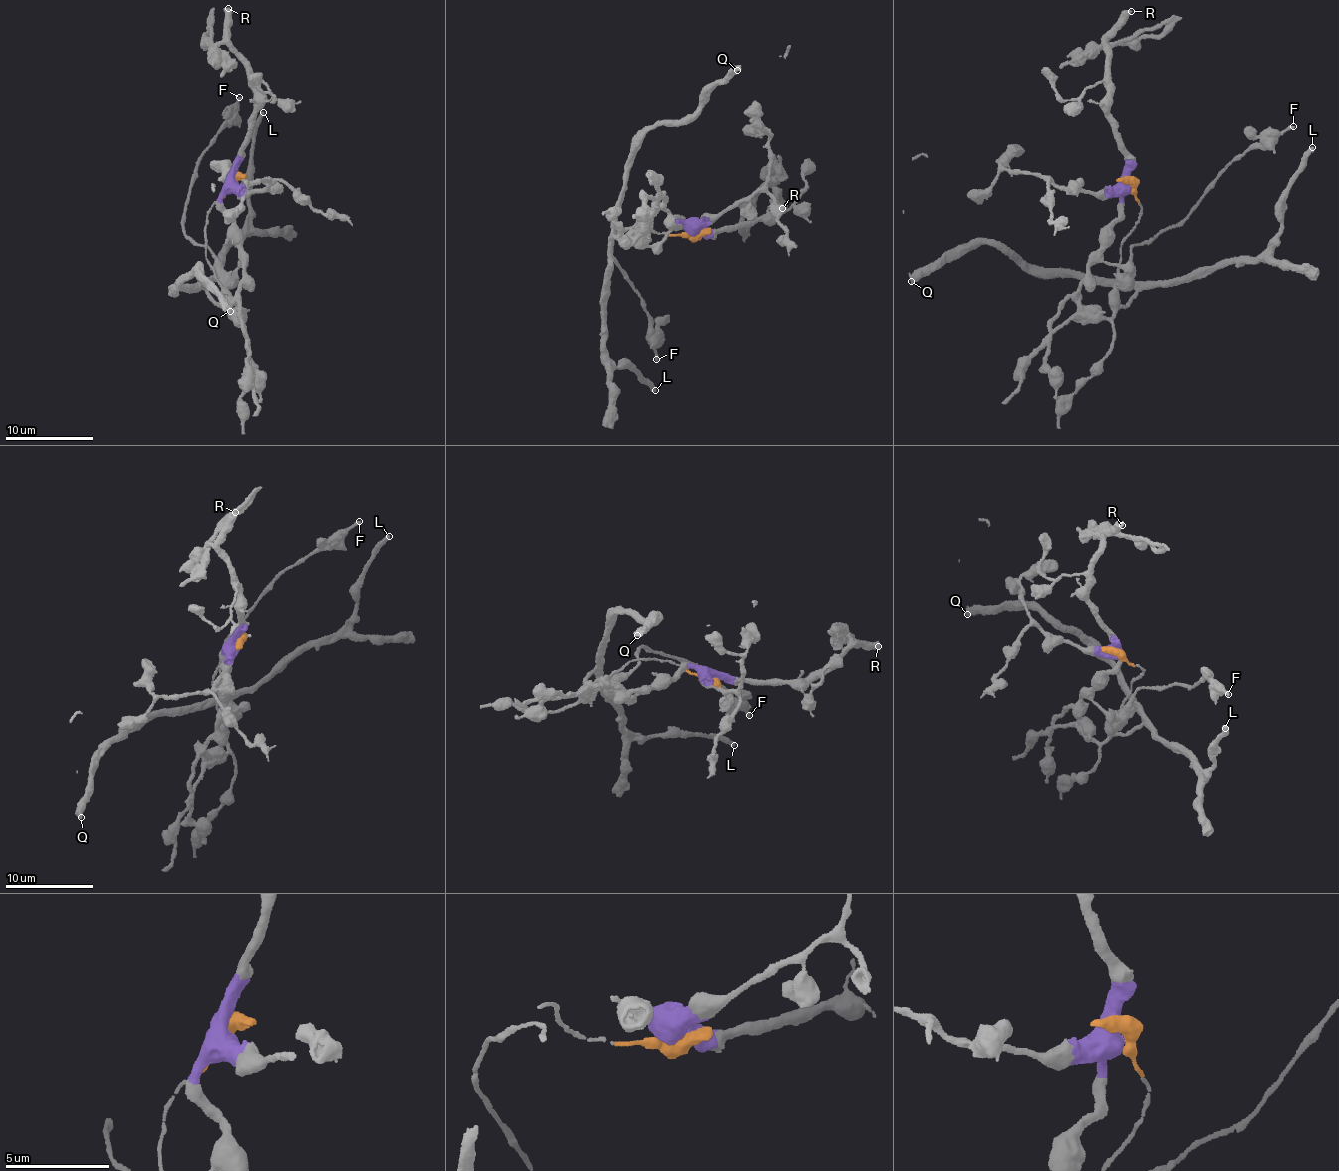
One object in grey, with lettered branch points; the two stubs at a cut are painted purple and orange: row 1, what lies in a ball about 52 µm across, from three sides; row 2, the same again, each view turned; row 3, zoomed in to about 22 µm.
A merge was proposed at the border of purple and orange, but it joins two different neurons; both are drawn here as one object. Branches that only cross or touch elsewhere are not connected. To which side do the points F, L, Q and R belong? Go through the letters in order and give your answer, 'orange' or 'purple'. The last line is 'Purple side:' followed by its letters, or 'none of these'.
F: purple
L: orange
Q: orange
R: purple
Purple side: F, R

